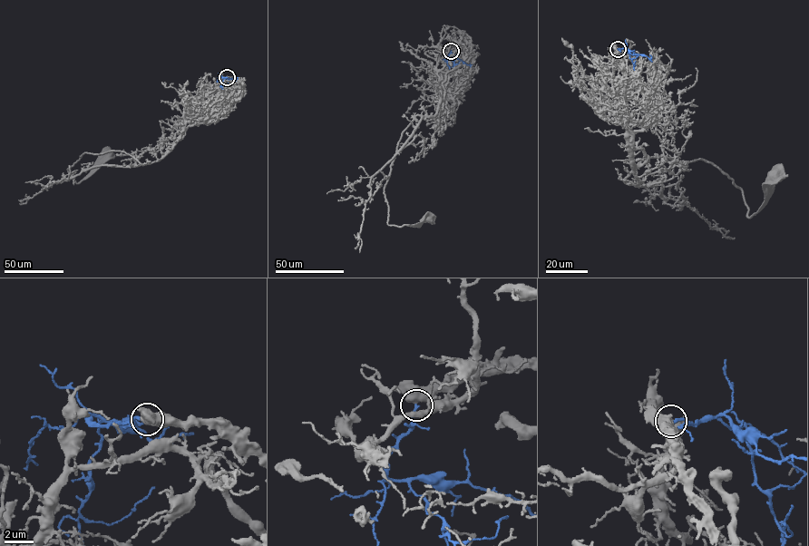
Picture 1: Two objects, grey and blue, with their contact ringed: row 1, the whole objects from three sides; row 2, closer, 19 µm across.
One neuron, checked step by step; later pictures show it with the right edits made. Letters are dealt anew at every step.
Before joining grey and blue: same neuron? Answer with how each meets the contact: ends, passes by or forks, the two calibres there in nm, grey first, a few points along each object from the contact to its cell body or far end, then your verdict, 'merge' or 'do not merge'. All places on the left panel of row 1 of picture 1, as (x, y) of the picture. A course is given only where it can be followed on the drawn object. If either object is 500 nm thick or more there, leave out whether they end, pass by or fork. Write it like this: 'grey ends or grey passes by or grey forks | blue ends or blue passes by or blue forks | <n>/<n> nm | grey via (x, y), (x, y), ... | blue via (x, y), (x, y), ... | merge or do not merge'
800/190 nm | grey via (228, 77), (188, 103), (180, 138), (155, 161), (85, 152), (68, 171), (80, 182), (110, 154) | blue via (227, 77), (222, 77), (234, 80), (238, 77) | do not merge

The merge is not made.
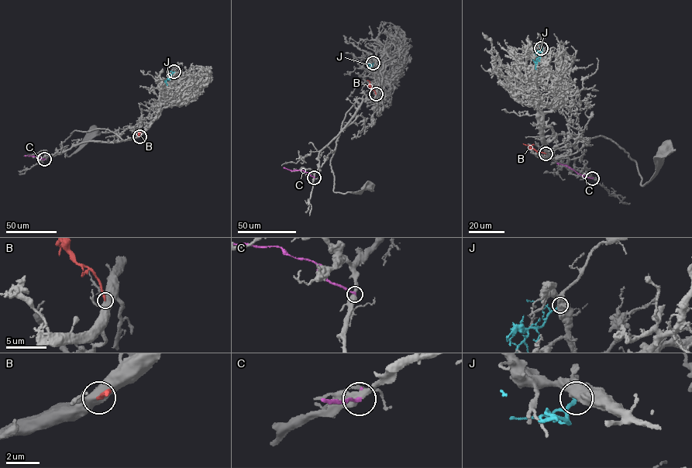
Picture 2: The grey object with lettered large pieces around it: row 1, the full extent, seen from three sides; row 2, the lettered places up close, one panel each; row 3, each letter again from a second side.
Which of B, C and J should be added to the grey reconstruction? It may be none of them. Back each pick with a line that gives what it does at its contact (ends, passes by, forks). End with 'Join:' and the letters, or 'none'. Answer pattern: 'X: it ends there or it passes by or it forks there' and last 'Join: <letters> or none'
B: it ends there
Join: B

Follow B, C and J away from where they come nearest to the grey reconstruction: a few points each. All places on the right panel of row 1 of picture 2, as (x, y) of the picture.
B: (545, 153), (523, 143)
C: (592, 178), (556, 163)
J: (541, 48), (535, 61), (536, 69)

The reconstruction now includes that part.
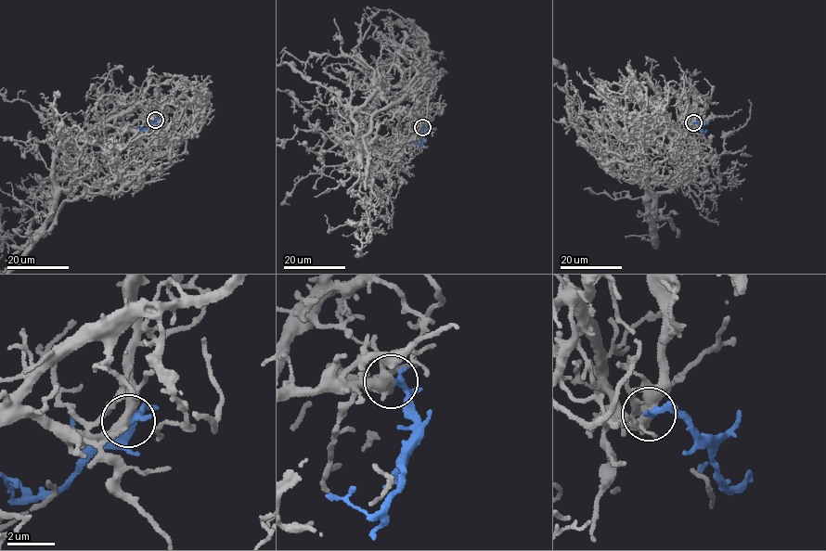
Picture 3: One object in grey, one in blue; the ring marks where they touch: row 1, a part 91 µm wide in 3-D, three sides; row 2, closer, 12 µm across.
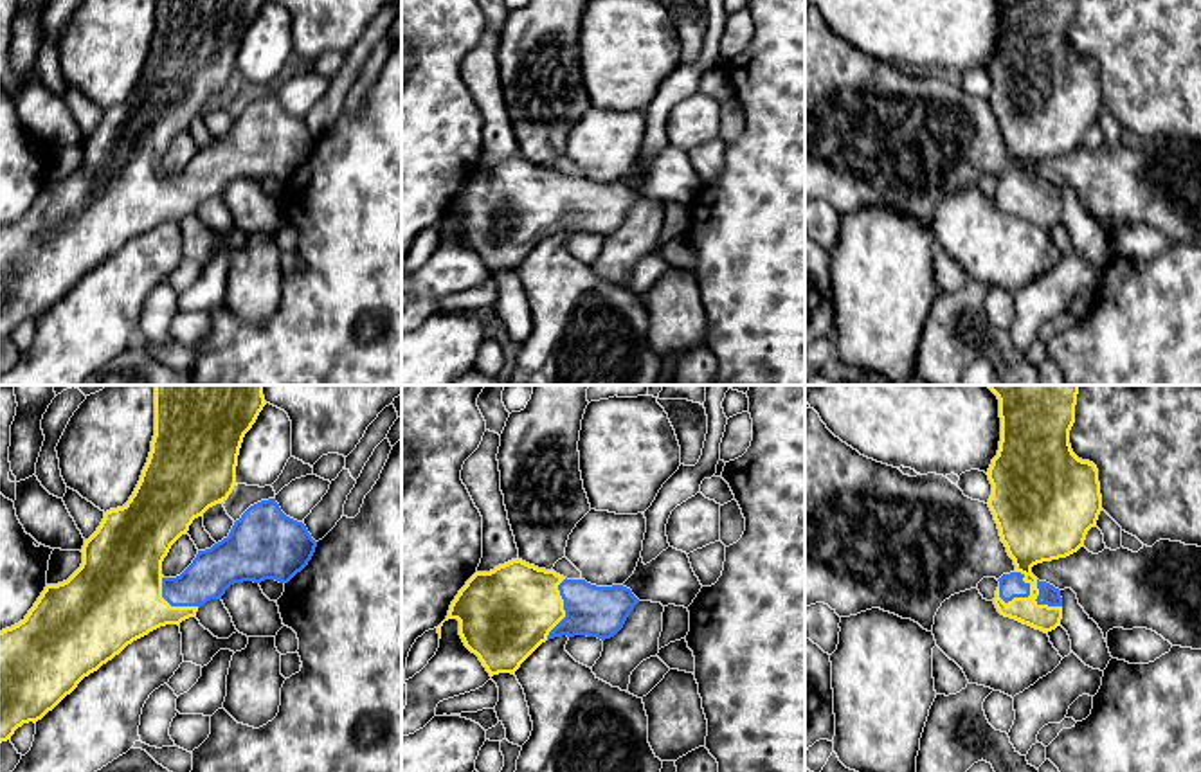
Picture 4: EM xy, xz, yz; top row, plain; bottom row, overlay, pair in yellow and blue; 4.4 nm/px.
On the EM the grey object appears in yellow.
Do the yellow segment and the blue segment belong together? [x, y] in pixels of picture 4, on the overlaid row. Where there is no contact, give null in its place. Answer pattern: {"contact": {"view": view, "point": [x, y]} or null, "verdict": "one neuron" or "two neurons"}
{"contact": {"view": "yz", "point": [1018, 598]}, "verdict": "one neuron"}

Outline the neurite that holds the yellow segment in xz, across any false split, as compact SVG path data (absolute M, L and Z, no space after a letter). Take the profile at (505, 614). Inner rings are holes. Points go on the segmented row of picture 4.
M517 558L490 572L475 572L452 601L445 621L459 621L465 646L479 657L490 677L515 675L520 664L549 639L614 637L637 603L639 599L623 585L596 587L585 579L567 579Z

